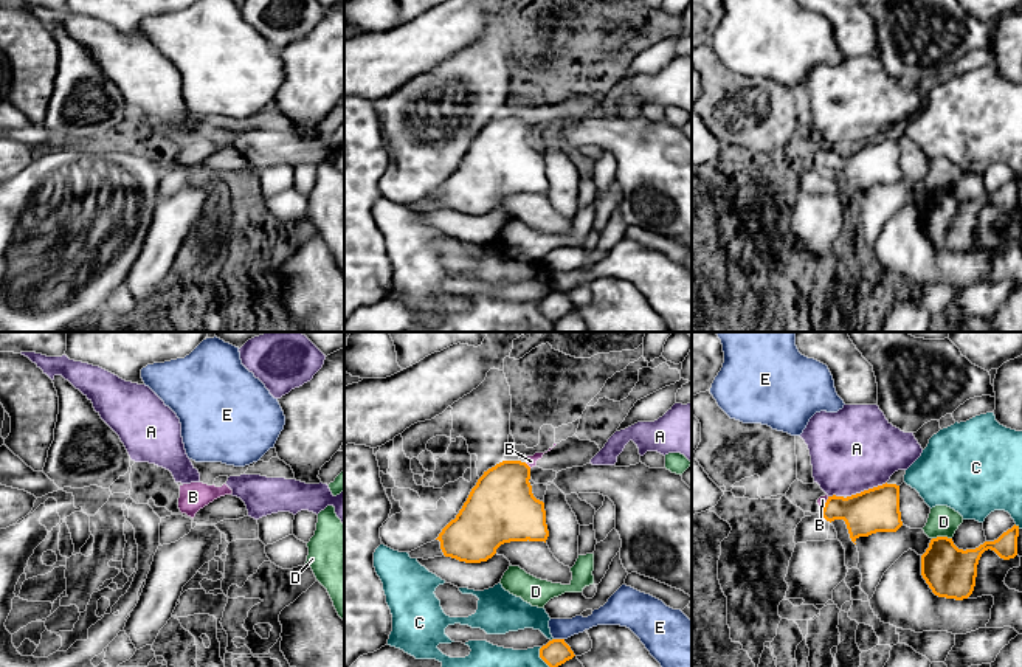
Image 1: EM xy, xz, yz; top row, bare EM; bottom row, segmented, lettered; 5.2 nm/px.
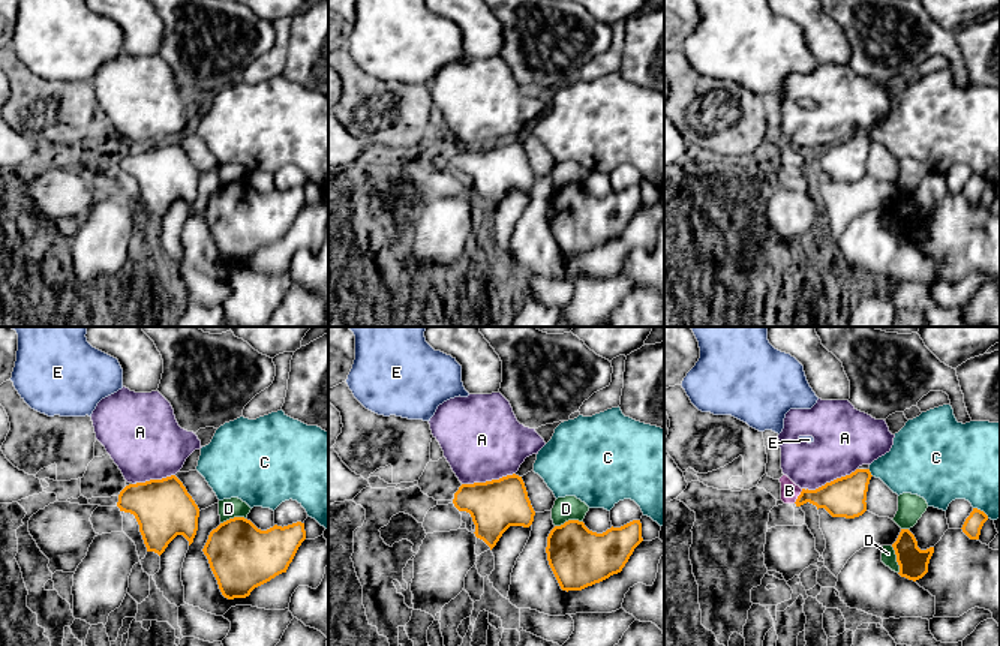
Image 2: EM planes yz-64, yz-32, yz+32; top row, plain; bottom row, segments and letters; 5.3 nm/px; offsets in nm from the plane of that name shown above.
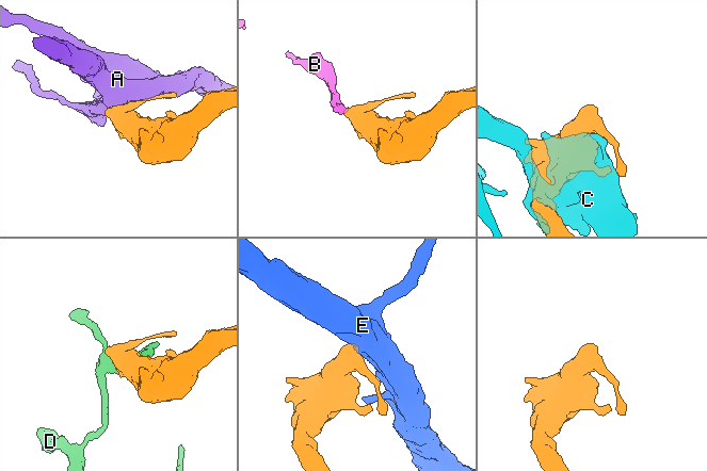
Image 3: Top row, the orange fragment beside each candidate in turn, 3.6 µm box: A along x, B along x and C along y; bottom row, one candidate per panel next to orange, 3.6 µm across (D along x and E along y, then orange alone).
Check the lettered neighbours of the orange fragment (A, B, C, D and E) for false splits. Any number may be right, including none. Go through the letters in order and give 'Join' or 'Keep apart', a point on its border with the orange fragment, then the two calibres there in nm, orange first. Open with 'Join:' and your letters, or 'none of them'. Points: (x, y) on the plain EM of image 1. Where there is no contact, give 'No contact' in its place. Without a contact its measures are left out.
Join: B
A: Keep apart. Touches orange at yz (866, 143). Thickness 220 nm (orange) against 440 nm
B: Join. Touches orange at xz (526, 117). Thickness 340 nm (orange) against 50 nm
C: Keep apart. Touches orange at xz (542, 311). Thickness 140 nm (orange) against 320 nm
D: Keep apart. Touches orange at yz (942, 190). Thickness 260 nm (orange) against 160 nm
E: Keep apart. Touches orange at xz (559, 292). Thickness 140 nm (orange) against 110 nm

